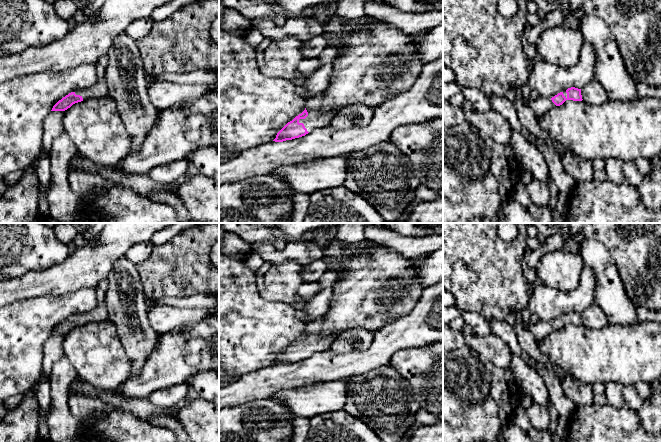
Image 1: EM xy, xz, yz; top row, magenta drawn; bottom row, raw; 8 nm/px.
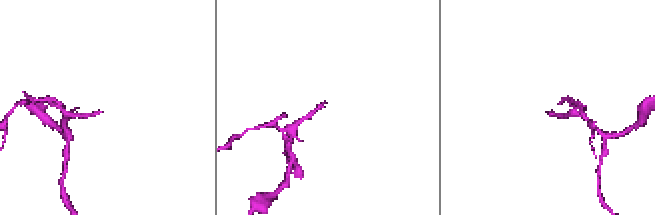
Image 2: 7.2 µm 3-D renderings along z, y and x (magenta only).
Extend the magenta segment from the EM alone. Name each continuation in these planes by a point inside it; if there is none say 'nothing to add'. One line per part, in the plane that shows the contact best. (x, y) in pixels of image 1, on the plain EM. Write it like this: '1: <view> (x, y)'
1: xz (316, 342)

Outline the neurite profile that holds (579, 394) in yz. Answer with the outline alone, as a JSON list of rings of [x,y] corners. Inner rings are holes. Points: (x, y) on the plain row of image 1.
[[[569,376],[561,381],[561,385],[565,396],[575,407],[594,403],[592,385],[584,384]]]

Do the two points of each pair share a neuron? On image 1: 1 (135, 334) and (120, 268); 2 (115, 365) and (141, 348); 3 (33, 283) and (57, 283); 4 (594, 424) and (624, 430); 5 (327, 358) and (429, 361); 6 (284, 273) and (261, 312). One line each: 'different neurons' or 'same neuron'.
1: same neuron
2: different neurons
3: same neuron
4: same neuron
5: different neurons
6: different neurons

